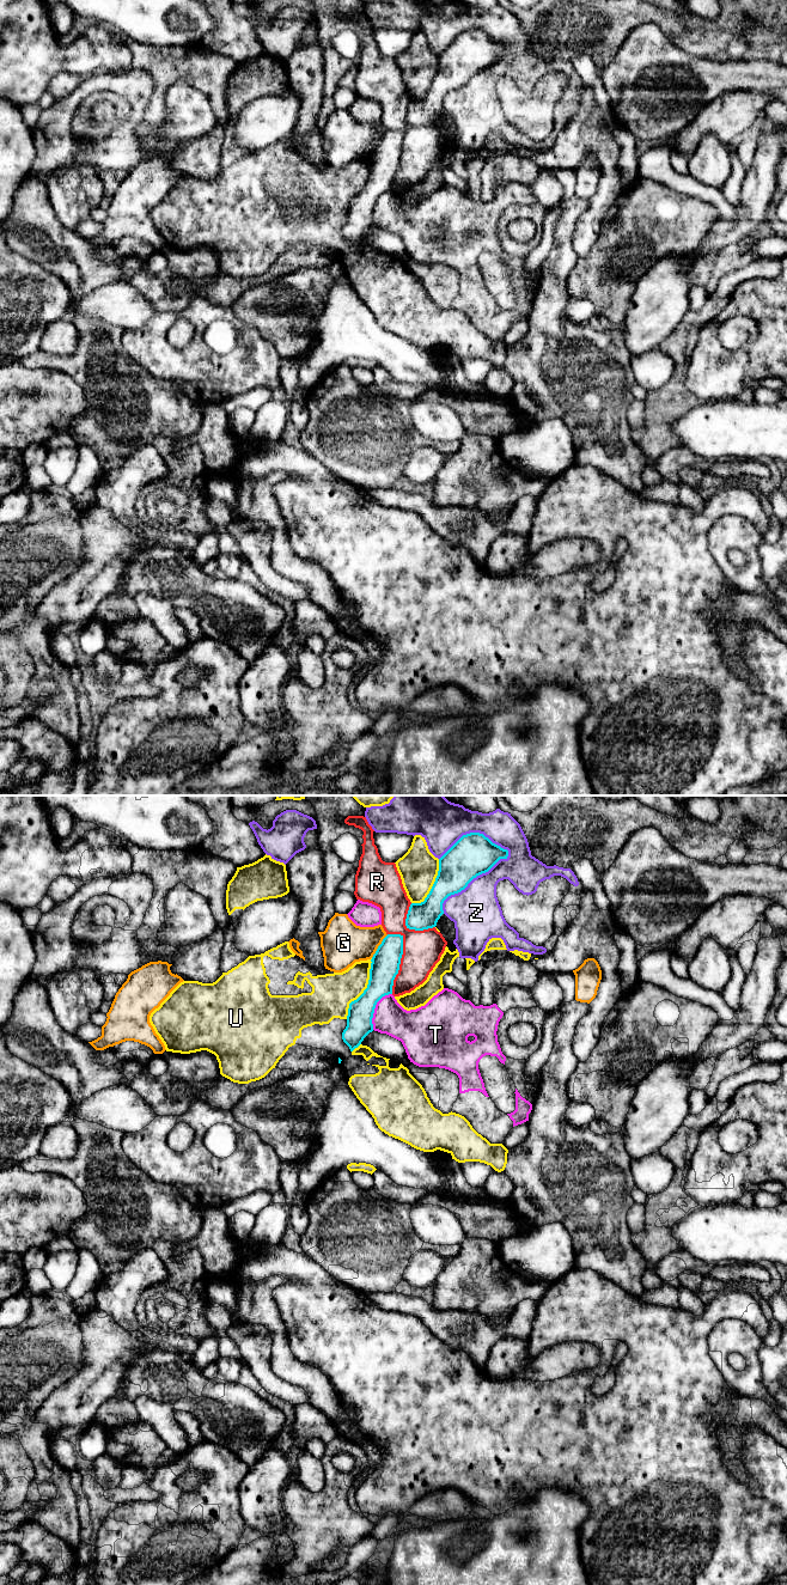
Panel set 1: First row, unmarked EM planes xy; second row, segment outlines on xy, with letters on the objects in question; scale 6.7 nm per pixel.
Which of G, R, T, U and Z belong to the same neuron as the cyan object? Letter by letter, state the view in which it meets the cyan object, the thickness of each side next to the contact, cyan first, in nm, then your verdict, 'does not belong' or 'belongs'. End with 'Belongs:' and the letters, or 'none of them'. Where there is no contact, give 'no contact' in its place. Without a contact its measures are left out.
G: contact in xy; calibres 190 and 300 nm; does not belong
R: contact in xy; calibres 190 and 260 nm; does not belong
T: contact in xy; calibres 180 and 220 nm; does not belong
U: contact in xy; calibres 190 and 280 nm; does not belong
Z: contact in xy; calibres 280 and 320 nm; does not belong
Belongs: none of them

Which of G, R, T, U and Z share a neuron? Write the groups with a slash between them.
G / R / T / U / Z

